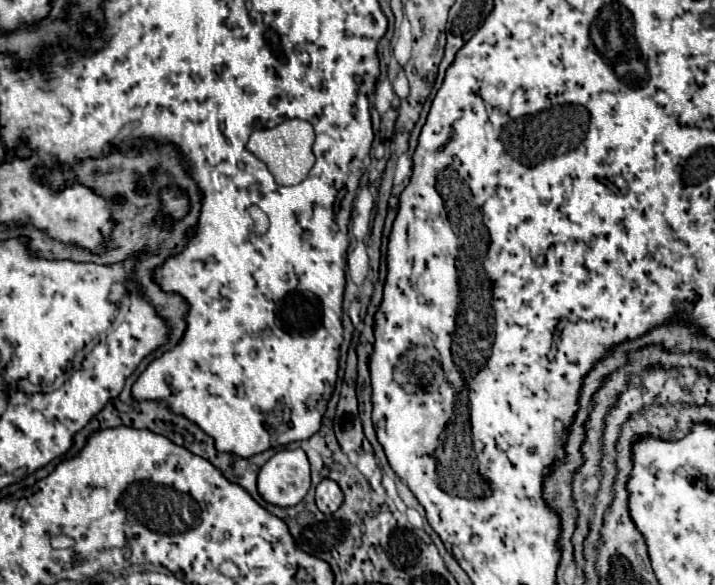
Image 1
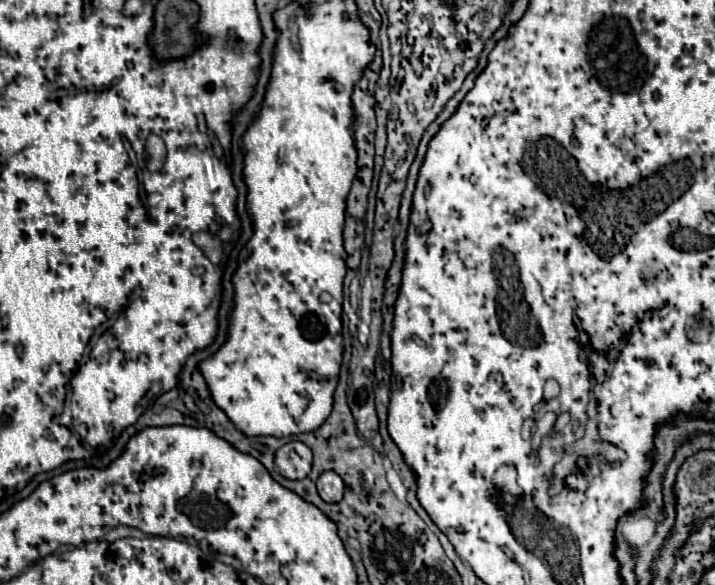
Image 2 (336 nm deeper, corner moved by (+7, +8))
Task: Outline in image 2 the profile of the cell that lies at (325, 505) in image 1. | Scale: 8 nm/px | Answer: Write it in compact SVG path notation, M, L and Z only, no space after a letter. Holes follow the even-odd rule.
M322 472L318 478L318 494L324 502L340 502L344 494L344 482L336 472Z

